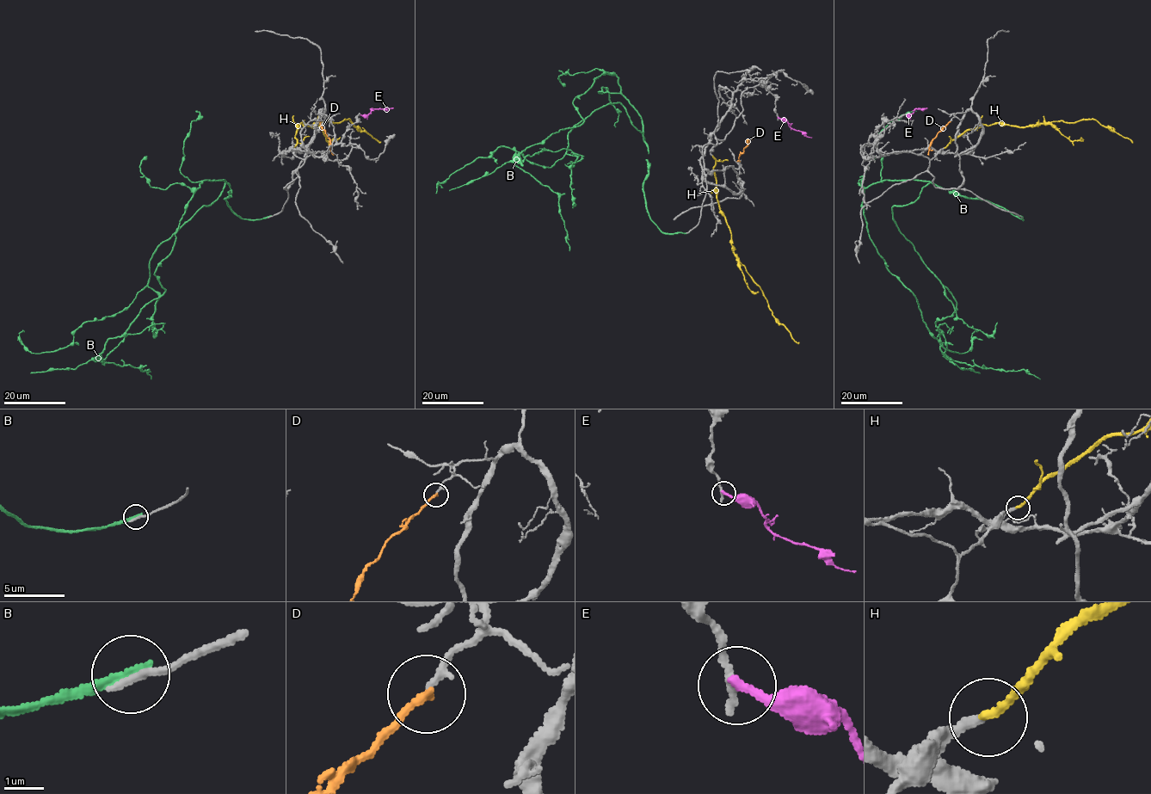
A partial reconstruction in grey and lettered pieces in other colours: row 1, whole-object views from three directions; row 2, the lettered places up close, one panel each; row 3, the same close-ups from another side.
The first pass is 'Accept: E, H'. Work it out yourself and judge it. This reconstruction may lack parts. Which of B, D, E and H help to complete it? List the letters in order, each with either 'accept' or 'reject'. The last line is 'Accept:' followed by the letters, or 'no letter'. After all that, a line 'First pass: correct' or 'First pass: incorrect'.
B: reject
D: accept
E: reject
H: accept
Accept: D, H
First pass: incorrect

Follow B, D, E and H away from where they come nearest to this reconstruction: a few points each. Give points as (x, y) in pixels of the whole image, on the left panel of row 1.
B: (269, 217), (238, 217), (224, 180), (200, 185), (154, 273), (165, 292), (96, 358), (151, 378)
D: (321, 121), (320, 126), (329, 140), (329, 150), (333, 155)
E: (360, 115), (367, 115), (372, 108), (393, 108)
H: (293, 148), (297, 126), (302, 123), (311, 127), (316, 123), (340, 123), (348, 119), (354, 126), (380, 143)

